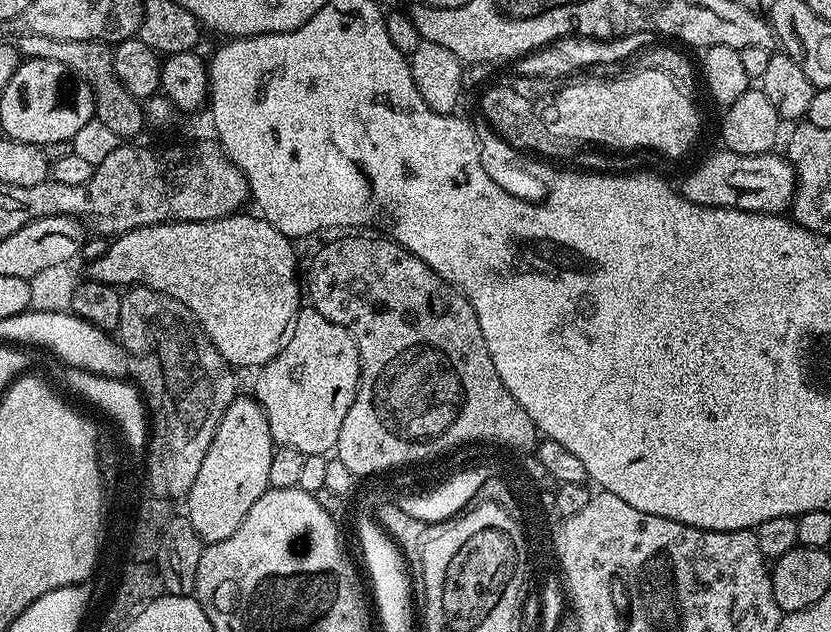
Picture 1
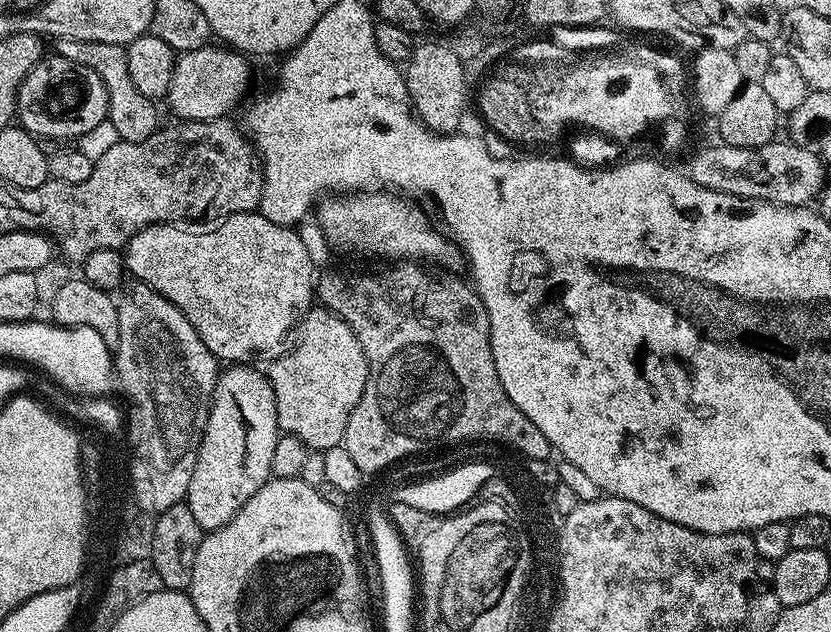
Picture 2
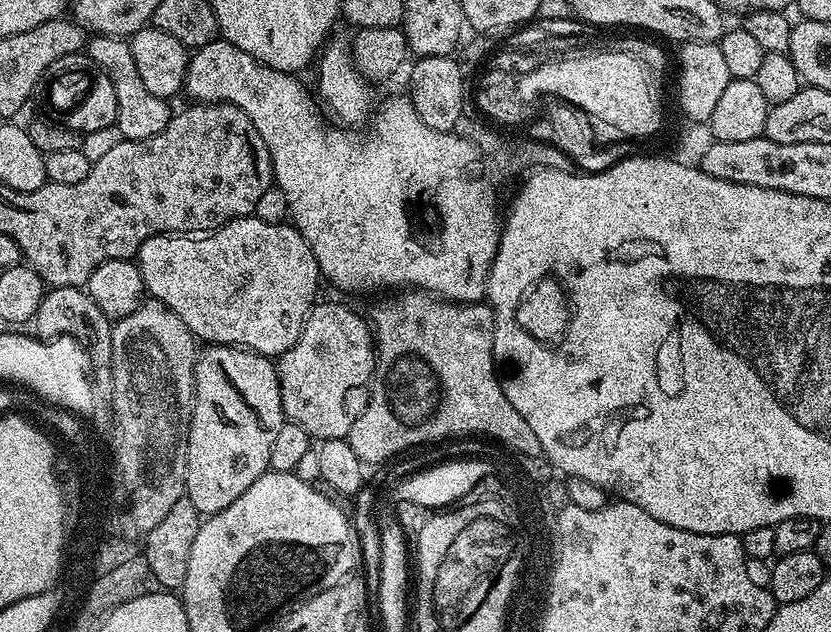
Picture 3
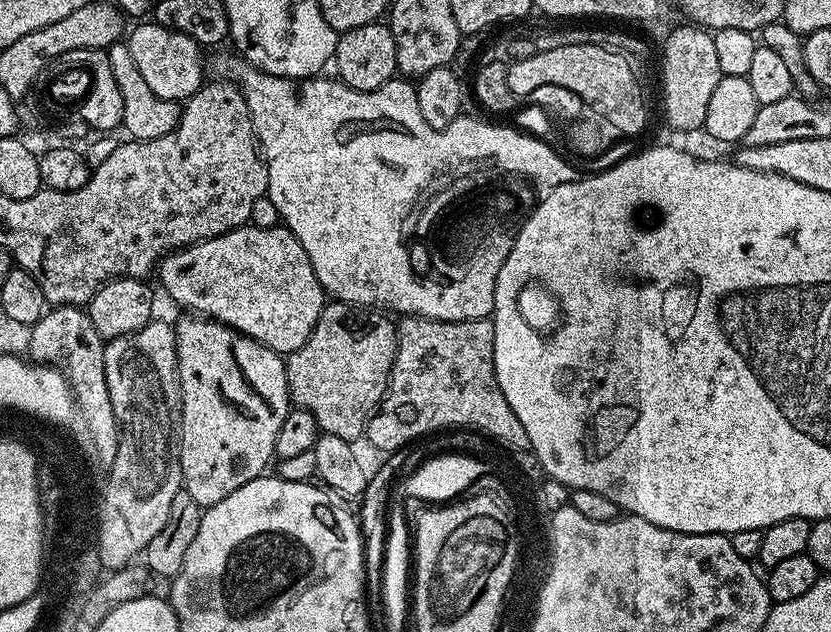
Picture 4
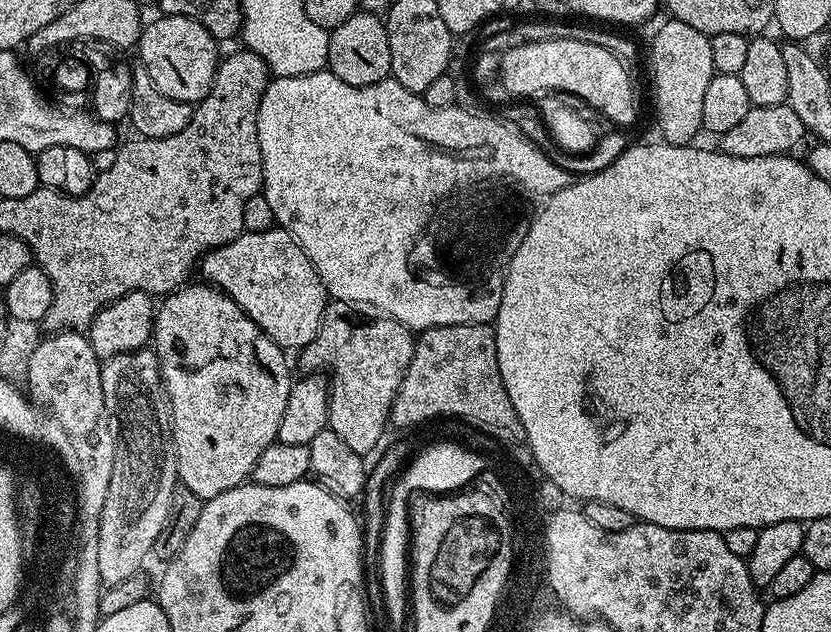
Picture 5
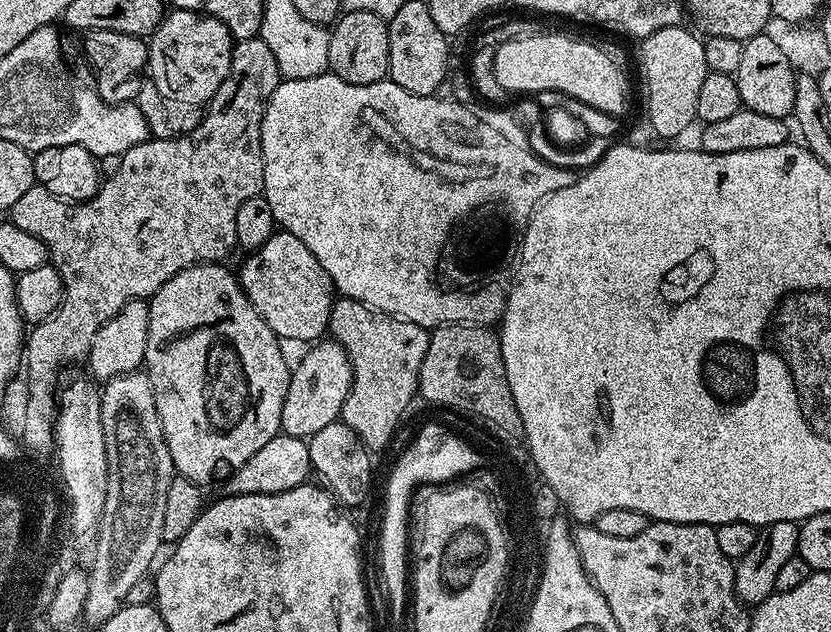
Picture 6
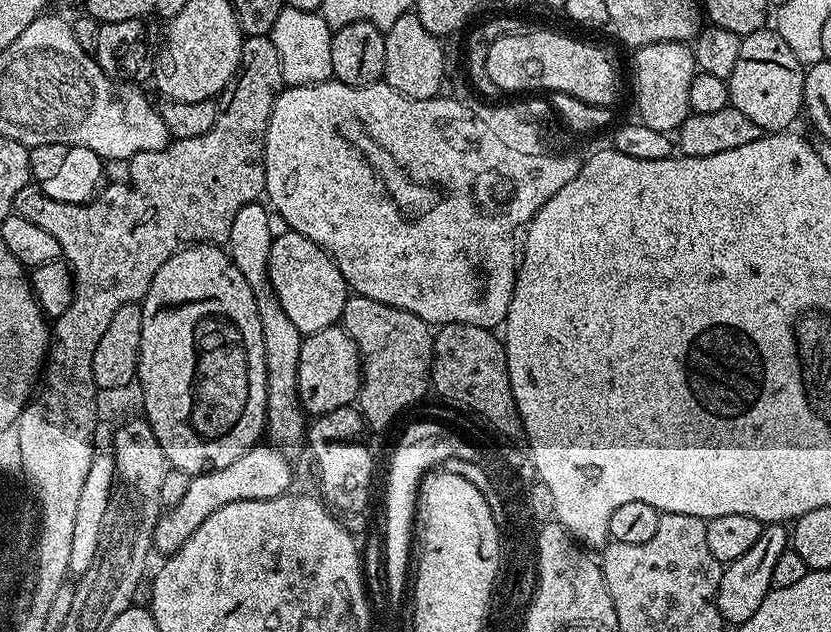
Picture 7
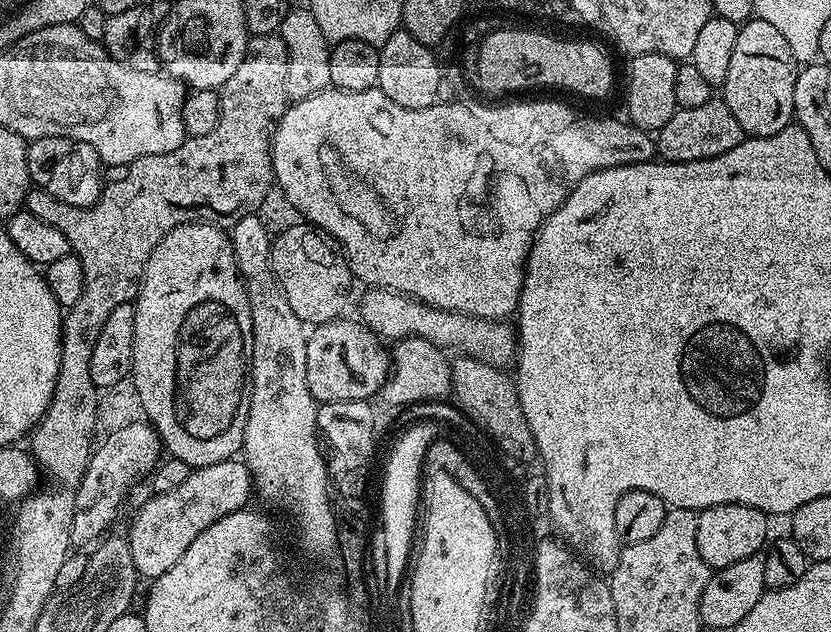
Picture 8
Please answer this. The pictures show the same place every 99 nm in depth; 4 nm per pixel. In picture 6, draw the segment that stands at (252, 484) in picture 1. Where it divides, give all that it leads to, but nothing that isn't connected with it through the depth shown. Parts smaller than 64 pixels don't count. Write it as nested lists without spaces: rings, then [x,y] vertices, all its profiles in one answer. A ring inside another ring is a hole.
[[[220,262],[210,264],[191,264],[186,270],[174,274],[154,293],[148,300],[148,309],[150,310],[150,330],[146,338],[146,354],[144,355],[144,368],[146,375],[150,378],[154,398],[156,399],[156,409],[158,418],[162,422],[162,434],[166,438],[166,446],[170,446],[170,458],[174,462],[177,473],[184,476],[190,482],[207,486],[211,480],[227,481],[245,464],[270,442],[270,438],[281,435],[280,419],[282,418],[282,402],[286,402],[286,390],[288,389],[288,377],[290,375],[290,360],[284,357],[282,341],[280,337],[275,336],[270,330],[268,323],[254,310],[250,298],[242,290],[237,273],[232,272]]]

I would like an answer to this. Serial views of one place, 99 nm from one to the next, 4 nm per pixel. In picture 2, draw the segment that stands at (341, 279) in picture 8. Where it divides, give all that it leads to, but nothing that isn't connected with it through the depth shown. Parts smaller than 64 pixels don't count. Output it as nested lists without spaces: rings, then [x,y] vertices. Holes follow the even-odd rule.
[[[259,211],[226,216],[209,228],[212,228],[209,232],[187,232],[187,227],[179,224],[151,224],[148,228],[142,229],[138,234],[134,234],[134,238],[130,238],[130,242],[122,252],[127,275],[133,281],[149,284],[158,294],[162,294],[162,298],[178,306],[178,310],[186,314],[190,326],[198,330],[198,338],[206,342],[206,346],[215,354],[217,361],[227,362],[232,366],[252,366],[260,362],[256,360],[271,362],[277,356],[292,349],[292,340],[289,337],[297,331],[300,321],[314,304],[314,272],[312,276],[312,256],[308,253],[308,244],[296,233],[295,227],[270,222],[270,218],[260,215]]]

